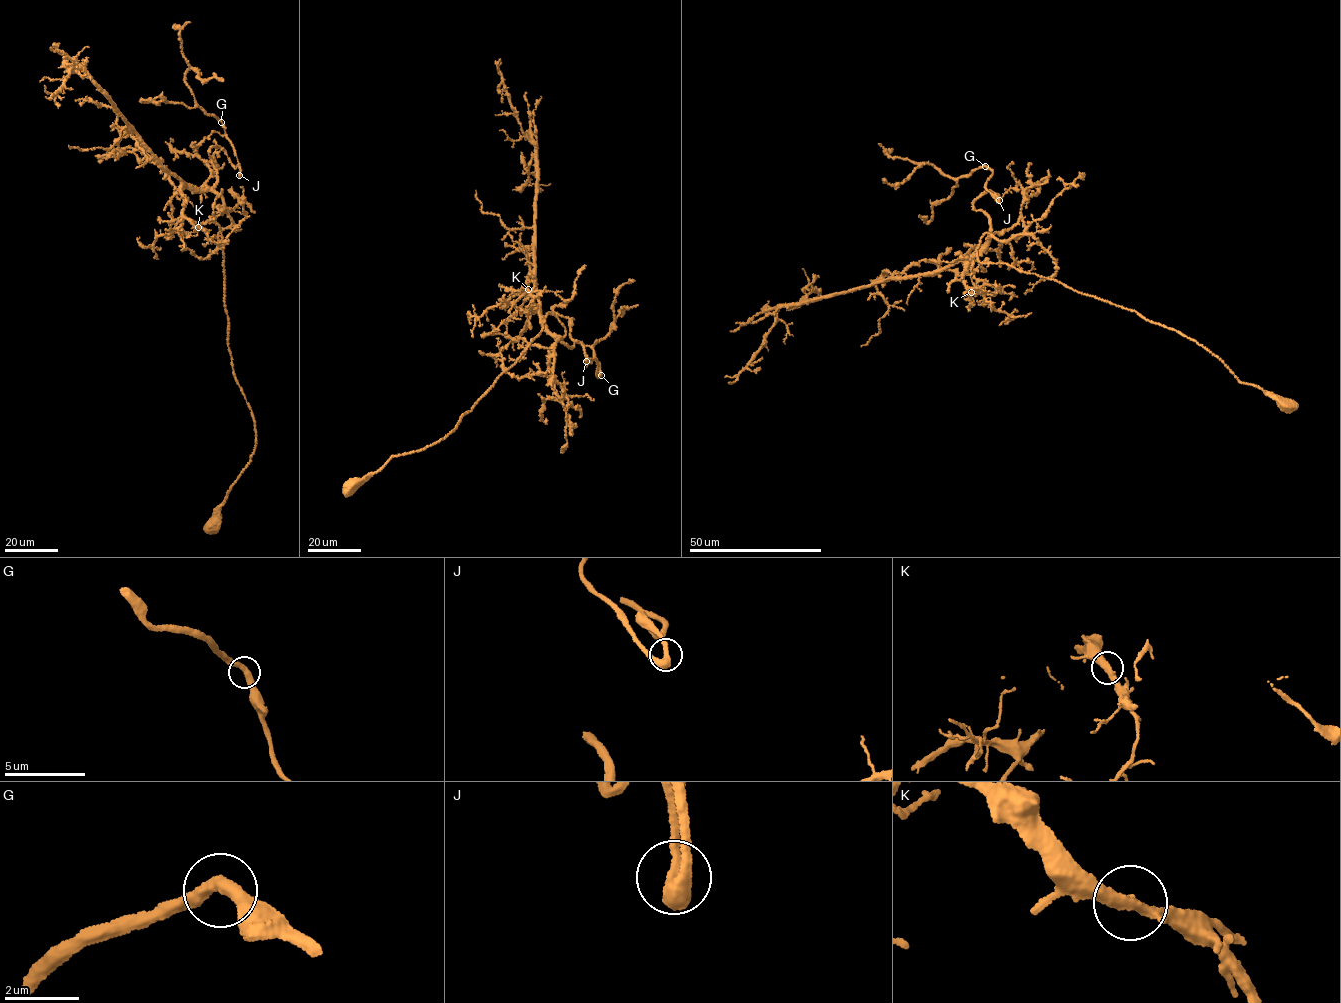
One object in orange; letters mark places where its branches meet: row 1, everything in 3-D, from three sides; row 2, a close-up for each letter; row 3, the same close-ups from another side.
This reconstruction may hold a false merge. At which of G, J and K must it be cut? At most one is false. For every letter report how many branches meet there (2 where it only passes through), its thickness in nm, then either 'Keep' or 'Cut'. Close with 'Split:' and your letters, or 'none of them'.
G: Branches: 2. Thickness 380 nm. Keep
J: Branches: 2. Thickness 400 nm. Keep
K: Branches: 2. Thickness 360 nm. Keep
Split: none of them

